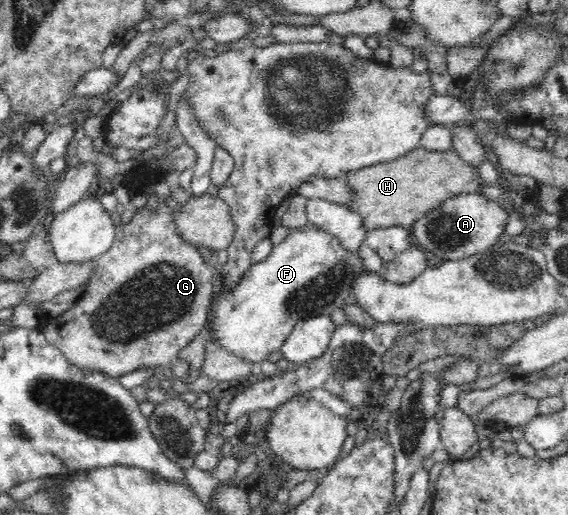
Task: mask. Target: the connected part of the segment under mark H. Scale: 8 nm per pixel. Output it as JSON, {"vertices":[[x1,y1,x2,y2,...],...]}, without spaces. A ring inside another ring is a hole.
{"vertices":[[421,145,397,159,347,171,340,179,351,190,351,201,347,201,345,207,361,216,366,232,391,226,409,228,429,209,439,207,447,197,479,192,479,183,483,183,477,168,465,164,454,150,427,151]]}

